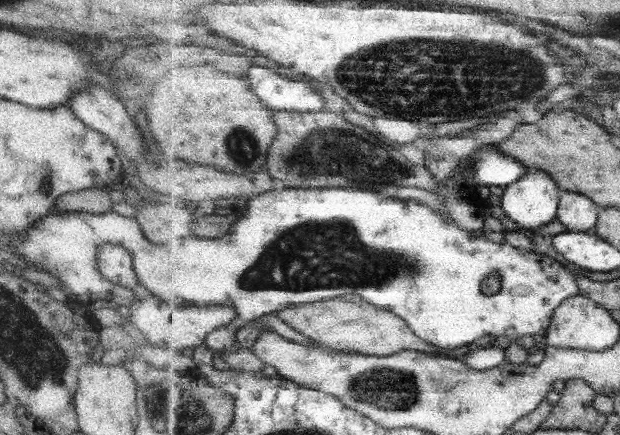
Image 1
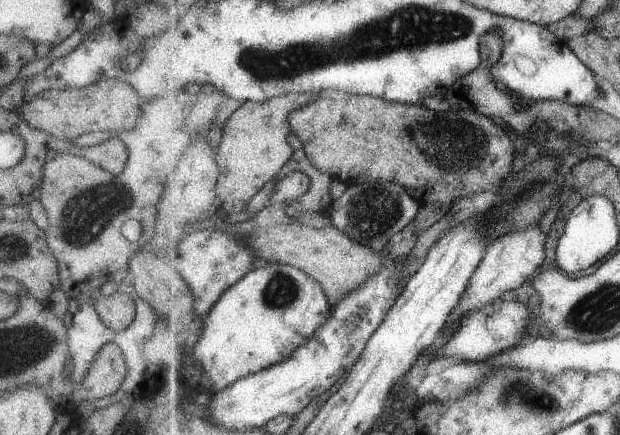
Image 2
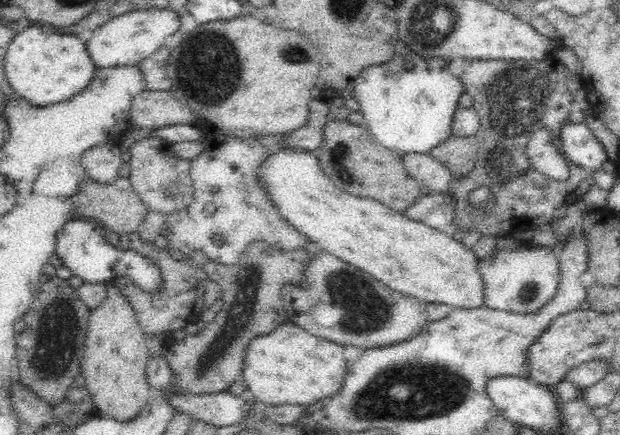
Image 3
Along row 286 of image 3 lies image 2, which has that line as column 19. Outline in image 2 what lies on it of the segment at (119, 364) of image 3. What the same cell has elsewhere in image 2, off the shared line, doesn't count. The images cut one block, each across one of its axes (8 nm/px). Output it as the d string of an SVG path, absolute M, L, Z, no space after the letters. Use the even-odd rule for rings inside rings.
M105 79L89 83L78 89L43 89L19 105L15 112L34 129L42 130L69 145L68 140L77 138L83 132L95 130L129 130L135 126L139 116L138 94L130 84L117 79Z

